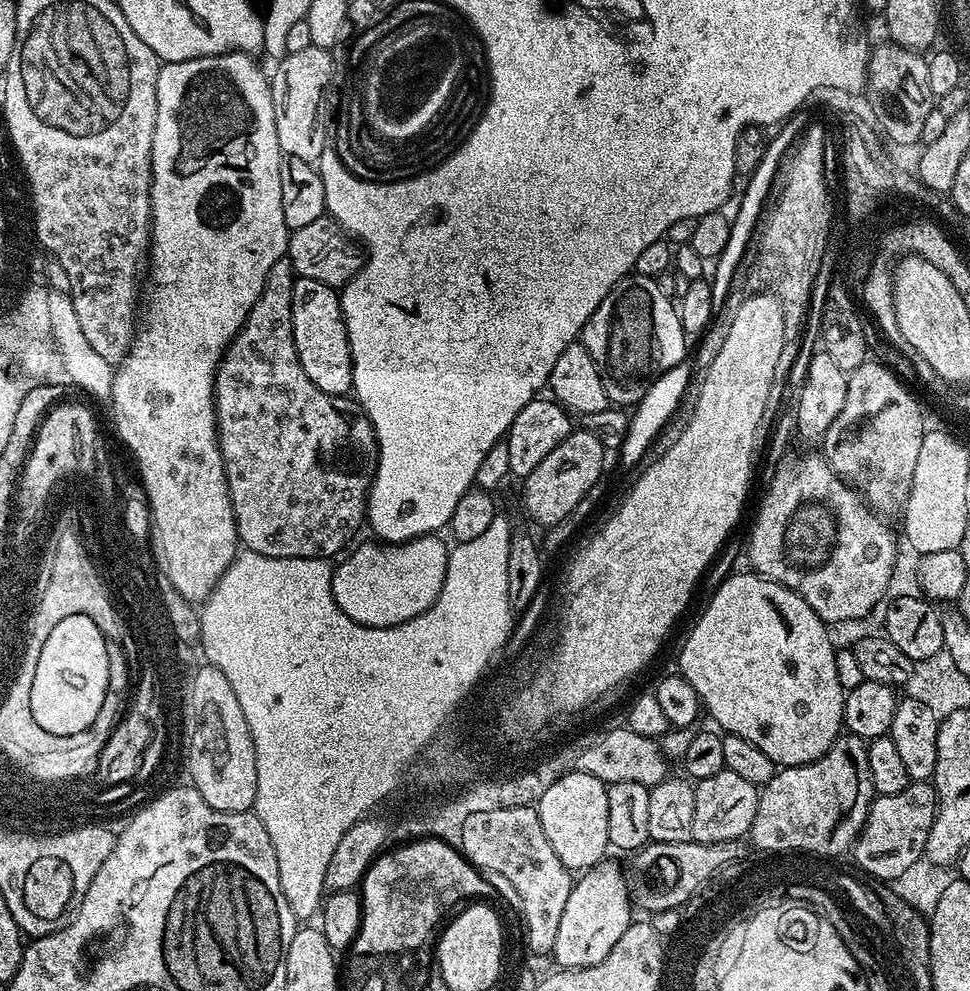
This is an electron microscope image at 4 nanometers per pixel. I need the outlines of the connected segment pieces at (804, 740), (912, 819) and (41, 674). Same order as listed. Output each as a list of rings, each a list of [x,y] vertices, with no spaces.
[[[752,570],[725,577],[711,593],[711,596],[712,601],[705,606],[704,613],[697,618],[696,625],[689,630],[688,637],[685,638],[684,645],[680,648],[680,668],[678,668],[679,675],[684,676],[686,682],[690,682],[690,686],[694,686],[694,690],[700,696],[703,711],[707,715],[709,712],[716,719],[715,727],[717,729],[733,736],[741,736],[746,742],[750,742],[762,750],[763,754],[766,754],[766,757],[770,758],[776,766],[796,768],[800,764],[809,764],[822,758],[822,754],[826,754],[833,742],[842,735],[846,695],[845,688],[838,682],[837,649],[832,648],[832,640],[828,637],[829,625],[820,620],[818,614],[814,614],[814,610],[810,610],[810,606],[806,606],[804,599],[798,594],[794,594],[794,590],[790,590],[785,584],[768,580]]]
[[[913,782],[902,790],[902,794],[876,796],[872,801],[865,828],[864,839],[859,838],[853,846],[852,858],[859,868],[864,868],[877,881],[889,882],[897,878],[898,874],[905,873],[914,862],[918,862],[924,855],[924,847],[930,838],[930,826],[936,816],[936,789],[928,782]]]
[[[82,613],[70,614],[54,626],[38,657],[30,689],[32,717],[42,730],[55,736],[78,734],[101,719],[98,710],[108,692],[109,645],[95,619]]]

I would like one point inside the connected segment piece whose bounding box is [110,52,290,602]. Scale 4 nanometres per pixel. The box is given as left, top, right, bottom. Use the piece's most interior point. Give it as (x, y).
(217, 225)

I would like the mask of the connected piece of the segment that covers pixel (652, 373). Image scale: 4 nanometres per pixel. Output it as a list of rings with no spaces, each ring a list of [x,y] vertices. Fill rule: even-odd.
[[[629,274],[623,276],[606,298],[594,310],[594,314],[586,322],[582,333],[582,343],[586,350],[590,350],[590,358],[600,371],[602,382],[606,386],[606,394],[609,401],[616,406],[635,406],[642,397],[650,390],[650,386],[664,371],[678,366],[686,360],[684,343],[686,337],[682,330],[680,313],[674,300],[658,290],[655,279],[651,276],[638,276]]]

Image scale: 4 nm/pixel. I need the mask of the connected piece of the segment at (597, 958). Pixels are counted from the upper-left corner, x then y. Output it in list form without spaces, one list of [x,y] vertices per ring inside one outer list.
[[[612,858],[601,860],[573,883],[566,911],[558,925],[558,938],[554,938],[551,959],[556,959],[560,968],[585,968],[602,962],[602,958],[611,954],[614,942],[634,923],[632,912],[630,880],[625,869],[623,872]]]

